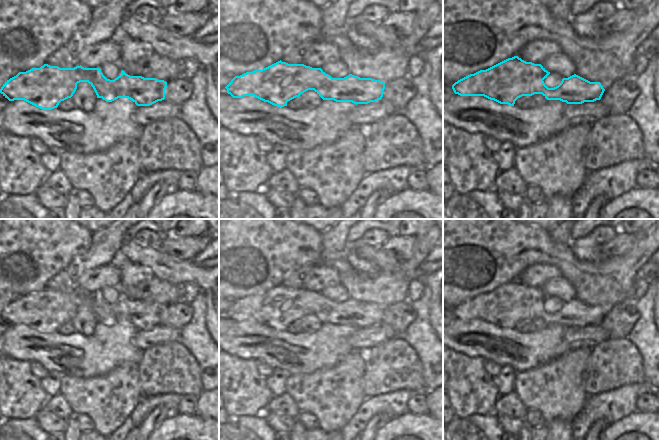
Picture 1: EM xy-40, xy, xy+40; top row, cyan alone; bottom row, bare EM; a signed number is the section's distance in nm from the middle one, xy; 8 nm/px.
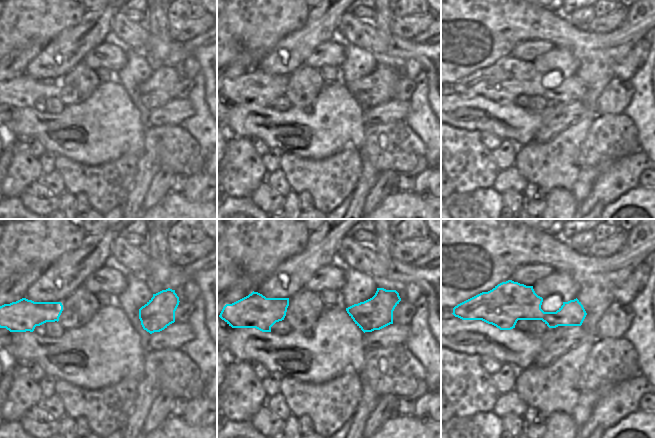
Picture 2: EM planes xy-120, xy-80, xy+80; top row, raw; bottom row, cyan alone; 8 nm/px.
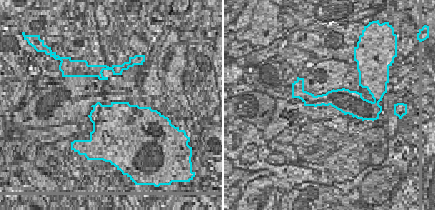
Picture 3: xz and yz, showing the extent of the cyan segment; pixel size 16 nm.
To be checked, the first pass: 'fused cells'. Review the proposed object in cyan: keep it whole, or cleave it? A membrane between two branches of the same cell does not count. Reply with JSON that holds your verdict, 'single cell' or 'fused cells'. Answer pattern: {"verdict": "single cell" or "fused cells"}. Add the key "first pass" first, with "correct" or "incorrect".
{"first pass": "correct", "verdict": "fused cells"}

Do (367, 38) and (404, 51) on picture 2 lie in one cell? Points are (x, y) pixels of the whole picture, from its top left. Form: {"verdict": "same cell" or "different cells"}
{"verdict": "same cell"}

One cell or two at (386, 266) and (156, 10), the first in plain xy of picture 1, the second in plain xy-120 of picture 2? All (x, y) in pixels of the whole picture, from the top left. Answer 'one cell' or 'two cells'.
two cells

